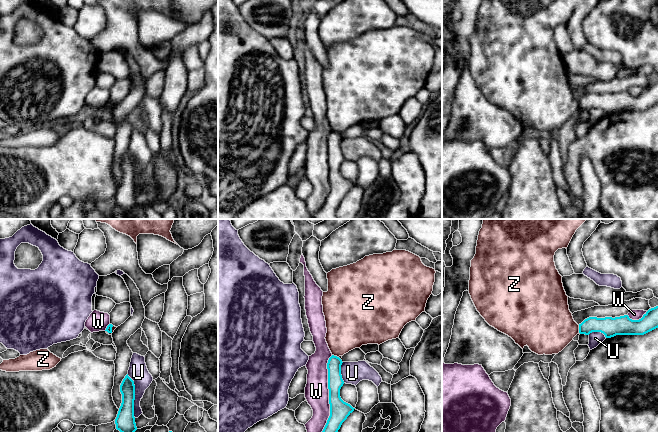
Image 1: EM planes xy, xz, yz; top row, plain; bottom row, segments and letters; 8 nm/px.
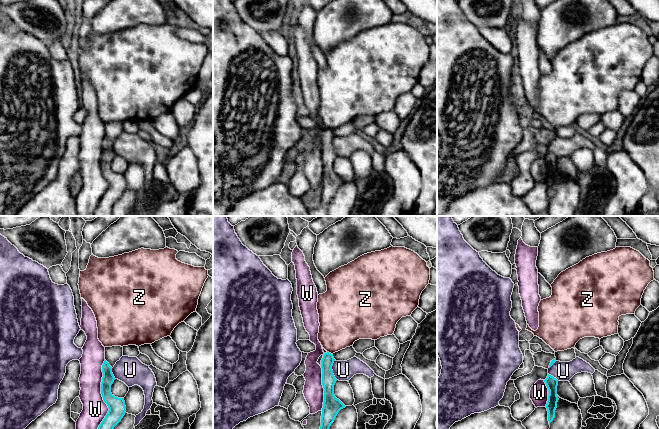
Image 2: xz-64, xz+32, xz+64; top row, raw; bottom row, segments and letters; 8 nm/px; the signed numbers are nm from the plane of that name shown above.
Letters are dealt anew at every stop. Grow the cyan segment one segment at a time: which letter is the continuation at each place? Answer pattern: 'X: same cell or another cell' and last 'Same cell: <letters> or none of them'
U: another cell
W: another cell
Z: another cell
Same cell: none of them

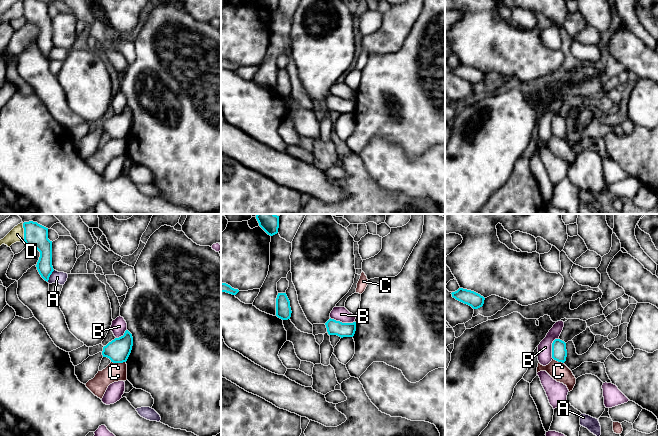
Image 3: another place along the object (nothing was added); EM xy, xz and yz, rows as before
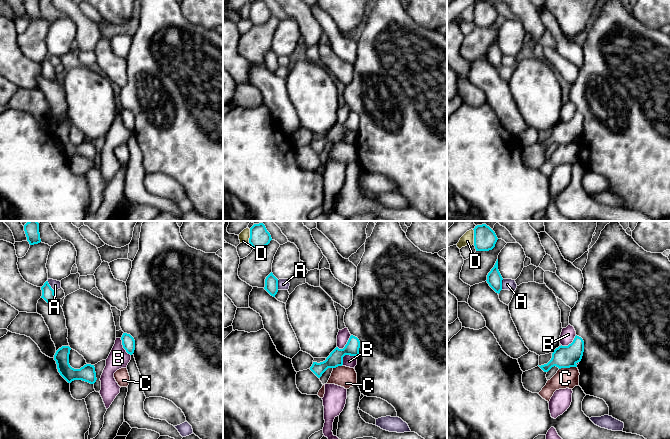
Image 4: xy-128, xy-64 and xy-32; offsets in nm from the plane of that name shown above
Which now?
A: another cell
B: another cell
C: another cell
D: another cell
Same cell: none of them

